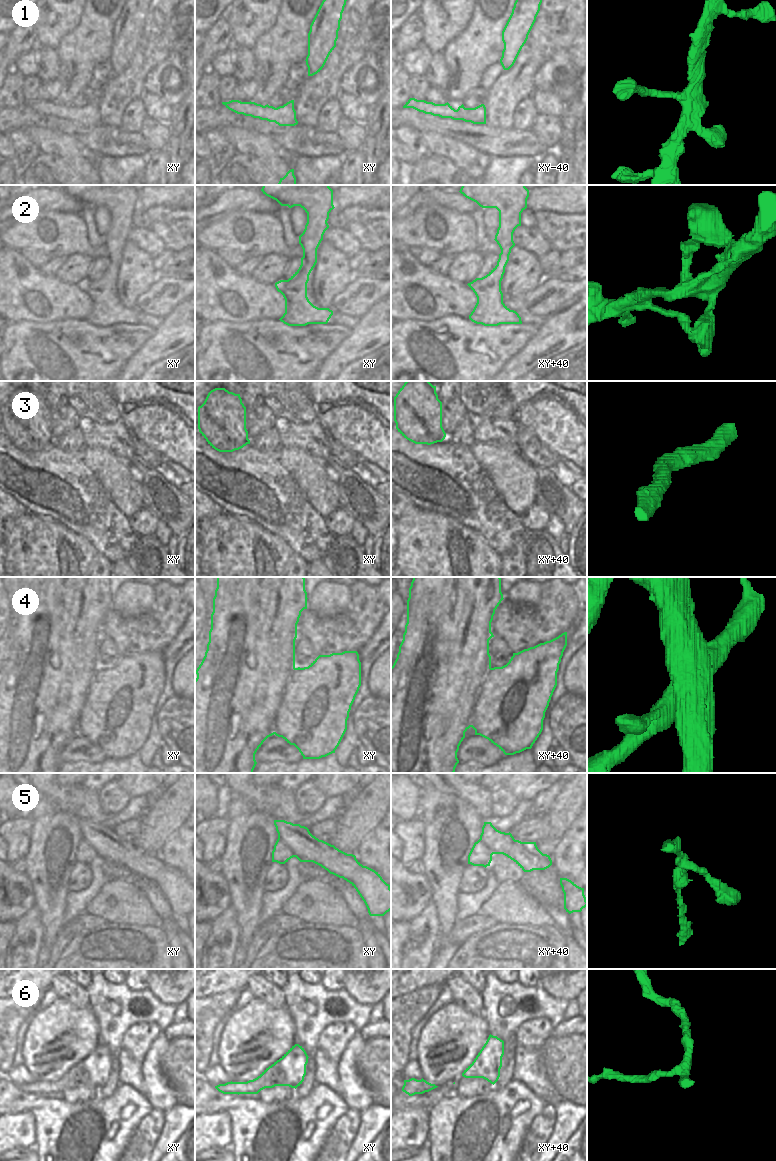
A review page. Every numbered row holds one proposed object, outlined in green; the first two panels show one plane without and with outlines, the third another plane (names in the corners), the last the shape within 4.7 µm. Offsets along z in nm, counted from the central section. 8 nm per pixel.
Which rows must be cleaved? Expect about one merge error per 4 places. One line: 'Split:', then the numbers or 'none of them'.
Split: 4

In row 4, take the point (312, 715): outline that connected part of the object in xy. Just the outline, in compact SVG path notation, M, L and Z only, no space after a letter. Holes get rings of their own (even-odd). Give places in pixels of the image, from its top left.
M357 651L319 655L308 667L298 667L289 676L275 716L274 734L294 745L303 759L320 759L335 753L347 730L349 712L360 686Z

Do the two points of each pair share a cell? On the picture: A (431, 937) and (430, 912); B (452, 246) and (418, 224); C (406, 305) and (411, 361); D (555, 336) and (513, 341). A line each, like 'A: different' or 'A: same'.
A: same
B: same
C: different
D: different

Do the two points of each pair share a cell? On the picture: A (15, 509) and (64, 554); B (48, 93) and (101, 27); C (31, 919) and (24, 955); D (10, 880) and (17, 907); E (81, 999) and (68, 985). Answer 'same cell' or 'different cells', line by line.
A: different cells
B: different cells
C: same cell
D: same cell
E: same cell

